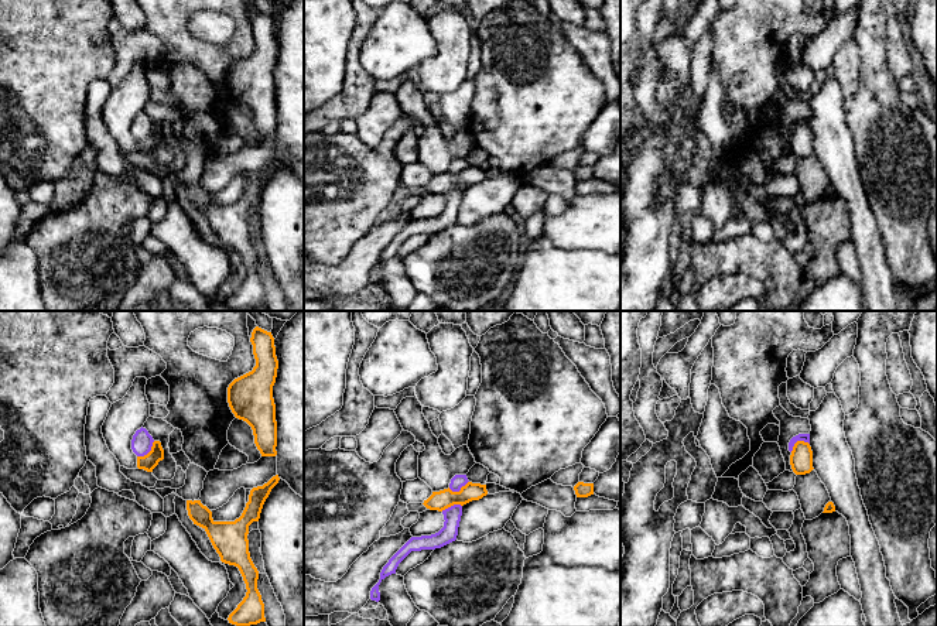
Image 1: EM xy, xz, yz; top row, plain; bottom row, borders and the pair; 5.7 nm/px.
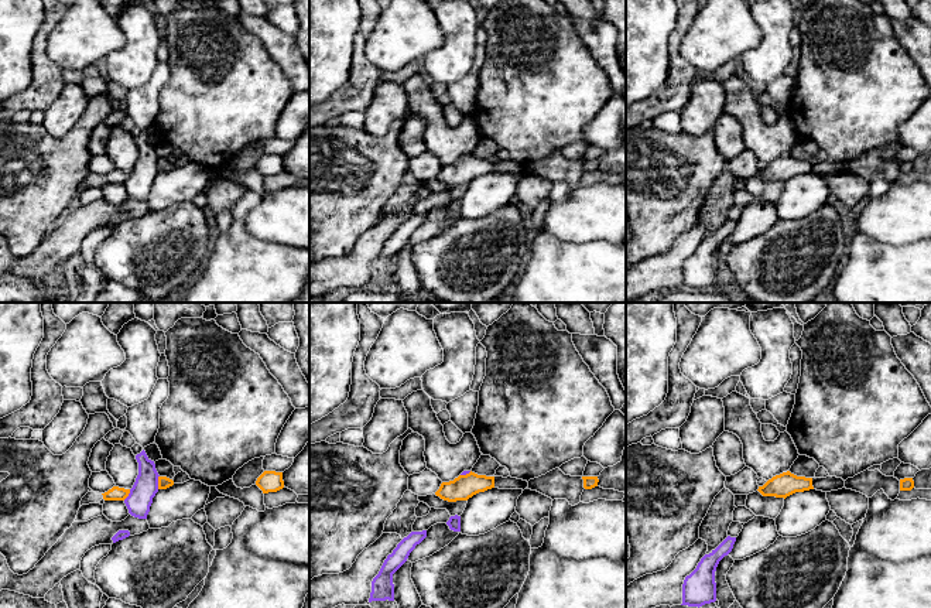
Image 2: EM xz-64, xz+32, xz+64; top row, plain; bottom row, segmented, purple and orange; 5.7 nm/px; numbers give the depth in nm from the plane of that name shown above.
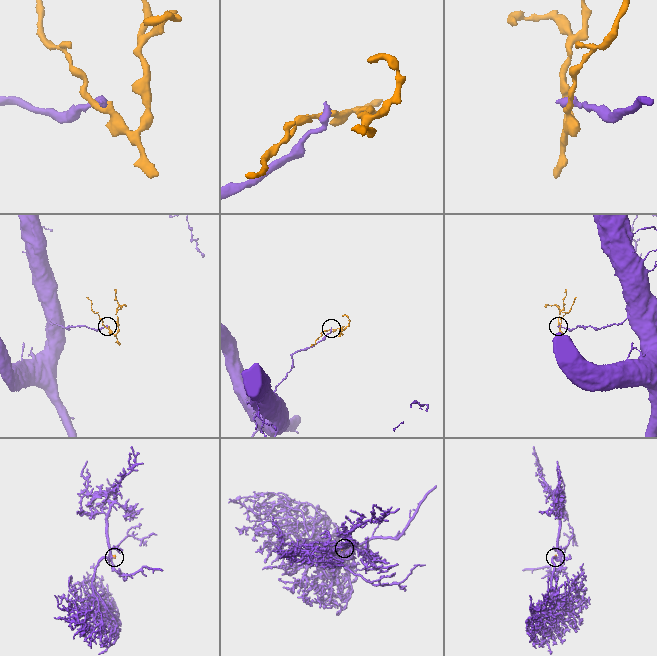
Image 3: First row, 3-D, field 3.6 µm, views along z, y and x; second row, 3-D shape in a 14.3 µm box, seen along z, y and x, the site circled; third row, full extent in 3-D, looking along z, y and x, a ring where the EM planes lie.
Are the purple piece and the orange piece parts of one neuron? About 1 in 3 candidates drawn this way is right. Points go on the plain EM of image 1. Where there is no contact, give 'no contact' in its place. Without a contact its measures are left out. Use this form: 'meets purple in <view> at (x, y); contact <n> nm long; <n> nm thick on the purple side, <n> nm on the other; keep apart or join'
meets purple in xy at (147, 136); contact 140 nm long; 120 nm thick on the purple side, 90 nm on the other; keep apart

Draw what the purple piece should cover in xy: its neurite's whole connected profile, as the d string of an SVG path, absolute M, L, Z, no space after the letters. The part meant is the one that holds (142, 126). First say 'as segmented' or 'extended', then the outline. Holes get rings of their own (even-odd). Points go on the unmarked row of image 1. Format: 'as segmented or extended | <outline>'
as segmented | M140 112L136 114L131 123L131 133L137 140L144 140L151 134L153 120L148 117L146 112Z

